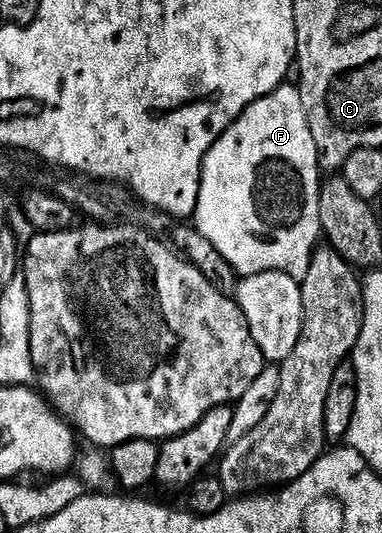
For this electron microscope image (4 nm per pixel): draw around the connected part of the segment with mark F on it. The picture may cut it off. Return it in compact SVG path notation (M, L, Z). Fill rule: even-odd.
M282 85L244 111L215 141L201 166L199 201L195 212L197 232L232 265L238 276L278 271L298 281L307 277L313 252L323 239L319 221L319 193L323 182L321 162L307 125L301 91Z

